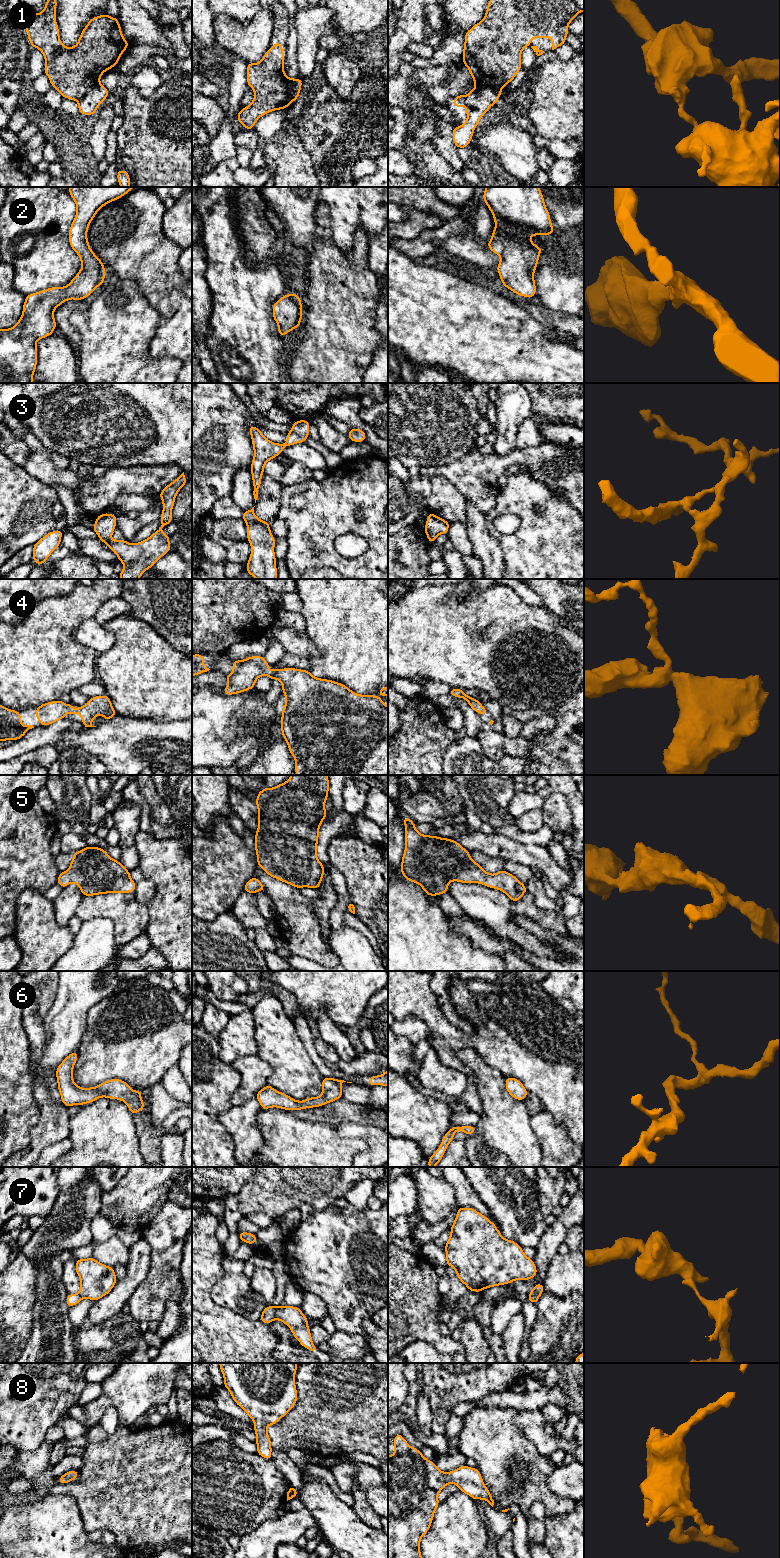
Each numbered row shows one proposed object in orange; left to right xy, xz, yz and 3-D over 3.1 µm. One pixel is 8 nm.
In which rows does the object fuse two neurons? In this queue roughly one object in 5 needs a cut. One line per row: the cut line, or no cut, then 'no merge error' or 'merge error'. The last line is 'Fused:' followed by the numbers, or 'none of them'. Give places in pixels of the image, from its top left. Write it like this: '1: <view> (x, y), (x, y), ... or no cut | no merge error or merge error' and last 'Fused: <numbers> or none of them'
1: yz (475, 85), (491, 86), (500, 91) | merge error
2: no cut | no merge error
3: xy (115, 523), (113, 527), (101, 531), (97, 531), (94, 528) | merge error
4: no cut | no merge error
5: no cut | no merge error
6: no cut | no merge error
7: xz (276, 1308), (274, 1318) | merge error
8: no cut | no merge error
Fused: 1, 3, 7

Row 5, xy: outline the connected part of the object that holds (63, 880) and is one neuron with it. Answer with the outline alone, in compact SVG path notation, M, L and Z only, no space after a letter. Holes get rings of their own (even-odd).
M87 846L73 854L67 871L59 873L57 883L67 887L75 883L83 896L108 893L131 893L136 883L119 860L112 859L100 847Z

